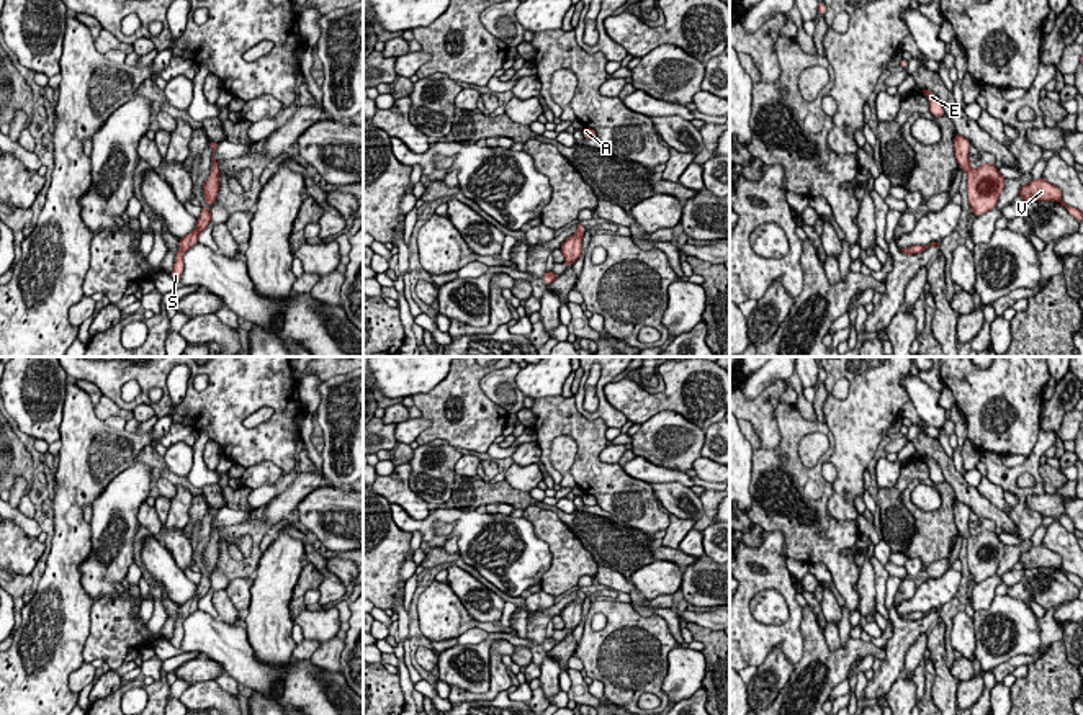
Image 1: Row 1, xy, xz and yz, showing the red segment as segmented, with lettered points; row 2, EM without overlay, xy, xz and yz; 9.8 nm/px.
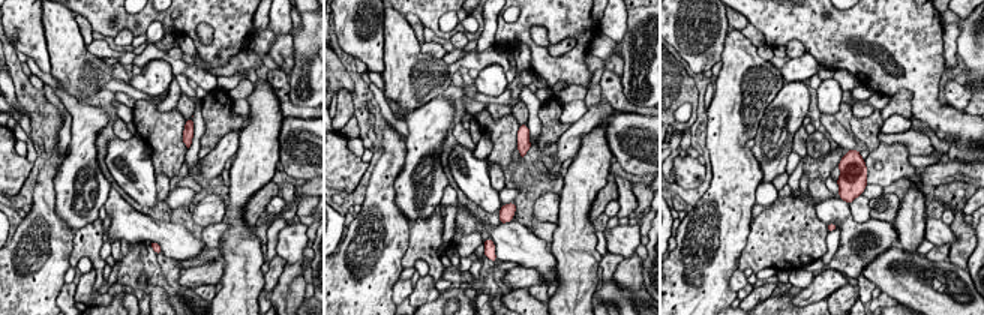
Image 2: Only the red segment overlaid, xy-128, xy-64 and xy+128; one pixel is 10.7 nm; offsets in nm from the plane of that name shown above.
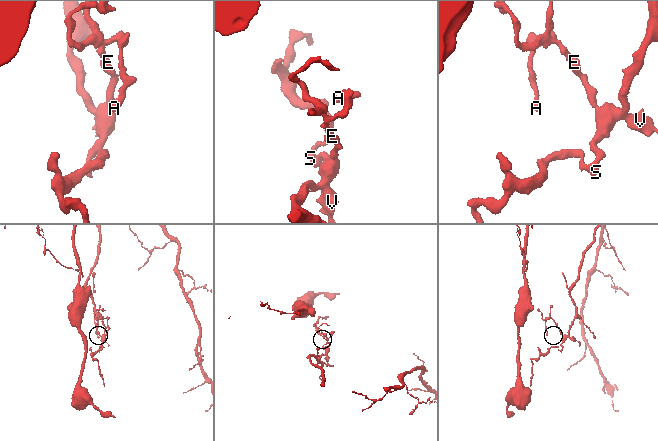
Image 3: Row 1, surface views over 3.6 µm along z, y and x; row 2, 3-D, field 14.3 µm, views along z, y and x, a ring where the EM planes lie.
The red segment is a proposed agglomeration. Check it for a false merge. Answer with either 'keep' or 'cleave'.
keep

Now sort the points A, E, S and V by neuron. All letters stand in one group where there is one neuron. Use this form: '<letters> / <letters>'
A E S V

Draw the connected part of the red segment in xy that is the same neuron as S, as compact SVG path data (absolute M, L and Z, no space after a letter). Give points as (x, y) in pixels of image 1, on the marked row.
M201 206L201 213L200 213L200 218L196 221L196 229L193 232L186 234L185 237L182 237L178 242L178 252L175 254L175 265L173 265L173 270L170 273L170 277L175 281L182 280L183 254L198 244L200 232L204 231L209 223L211 223L211 213L209 213L208 206L206 208Z

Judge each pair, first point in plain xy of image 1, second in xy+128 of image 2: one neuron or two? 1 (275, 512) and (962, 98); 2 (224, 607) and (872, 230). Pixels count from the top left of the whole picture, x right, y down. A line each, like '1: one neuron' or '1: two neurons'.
1: one neuron
2: two neurons

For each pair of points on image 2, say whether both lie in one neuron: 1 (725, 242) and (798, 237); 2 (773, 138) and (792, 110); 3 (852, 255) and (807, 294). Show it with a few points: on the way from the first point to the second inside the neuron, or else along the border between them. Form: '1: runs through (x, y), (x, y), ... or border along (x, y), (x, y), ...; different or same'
1: border along (753, 209), (747, 243), (737, 267); different
2: runs through (776, 131), (785, 117); same
3: border along (828, 267), (837, 269), (848, 276); different

